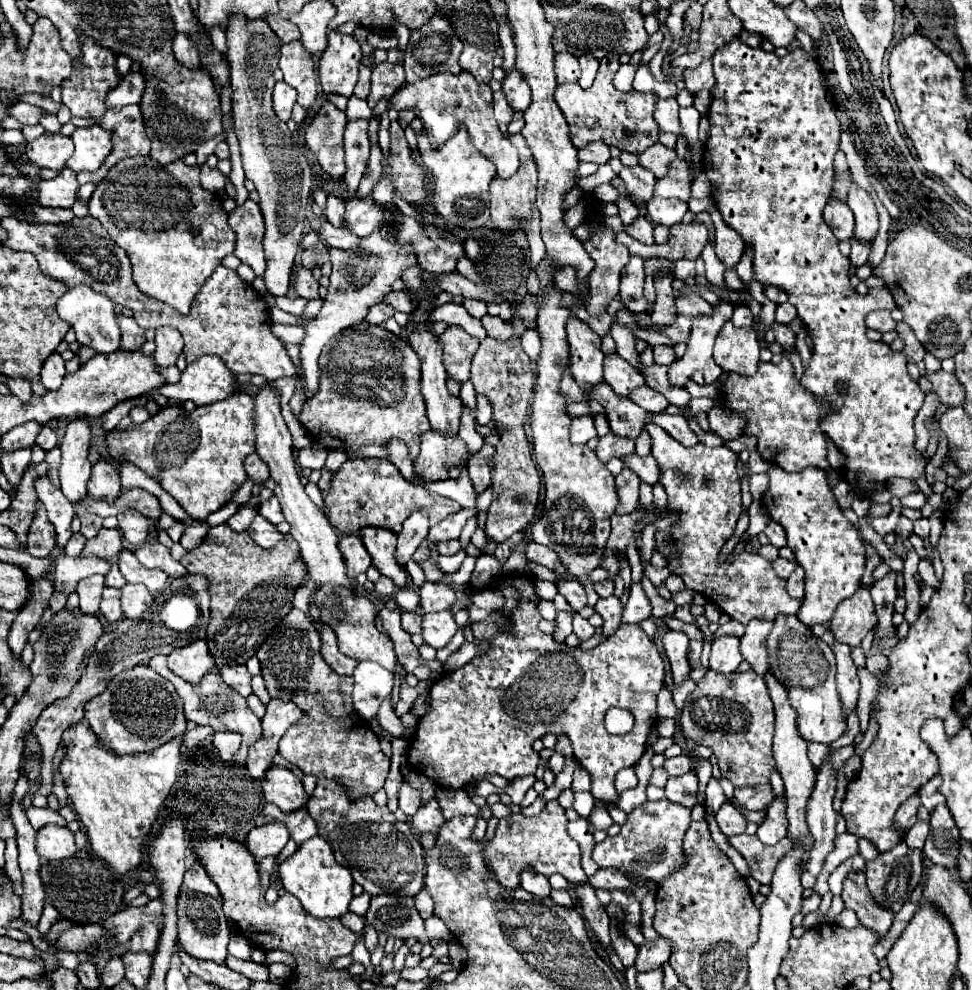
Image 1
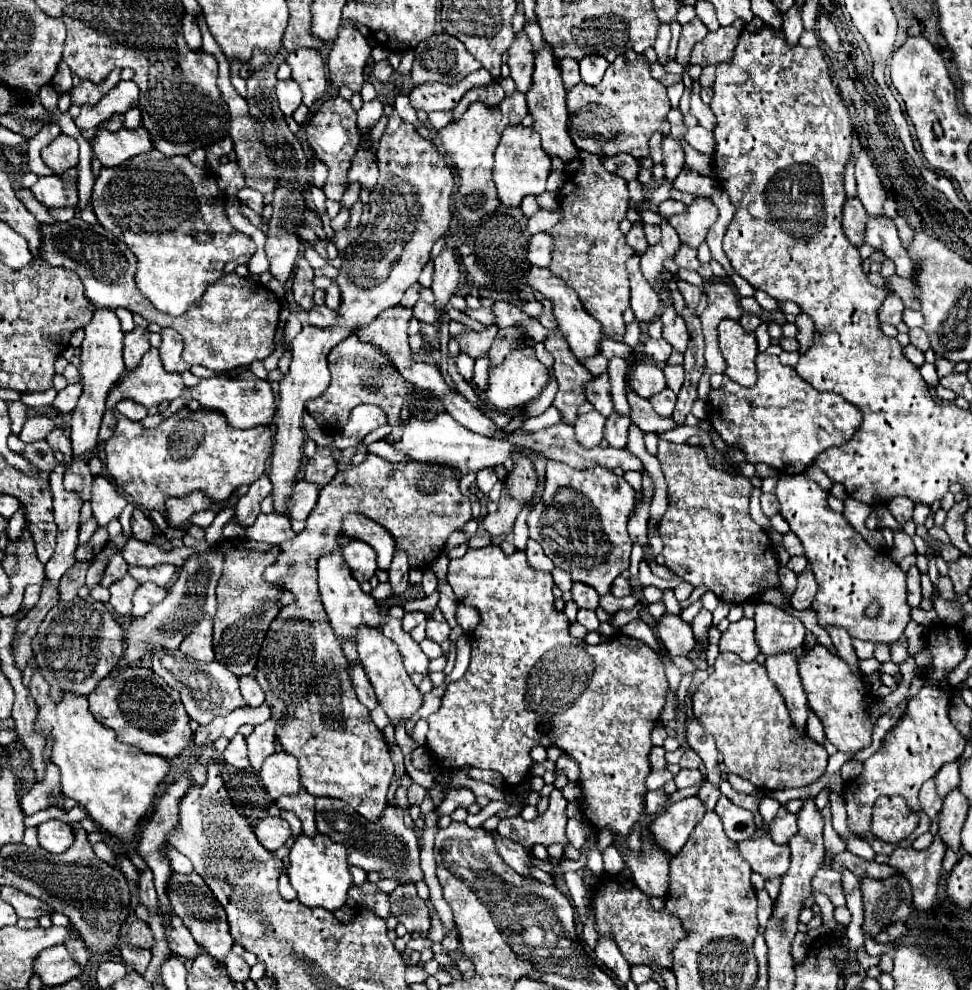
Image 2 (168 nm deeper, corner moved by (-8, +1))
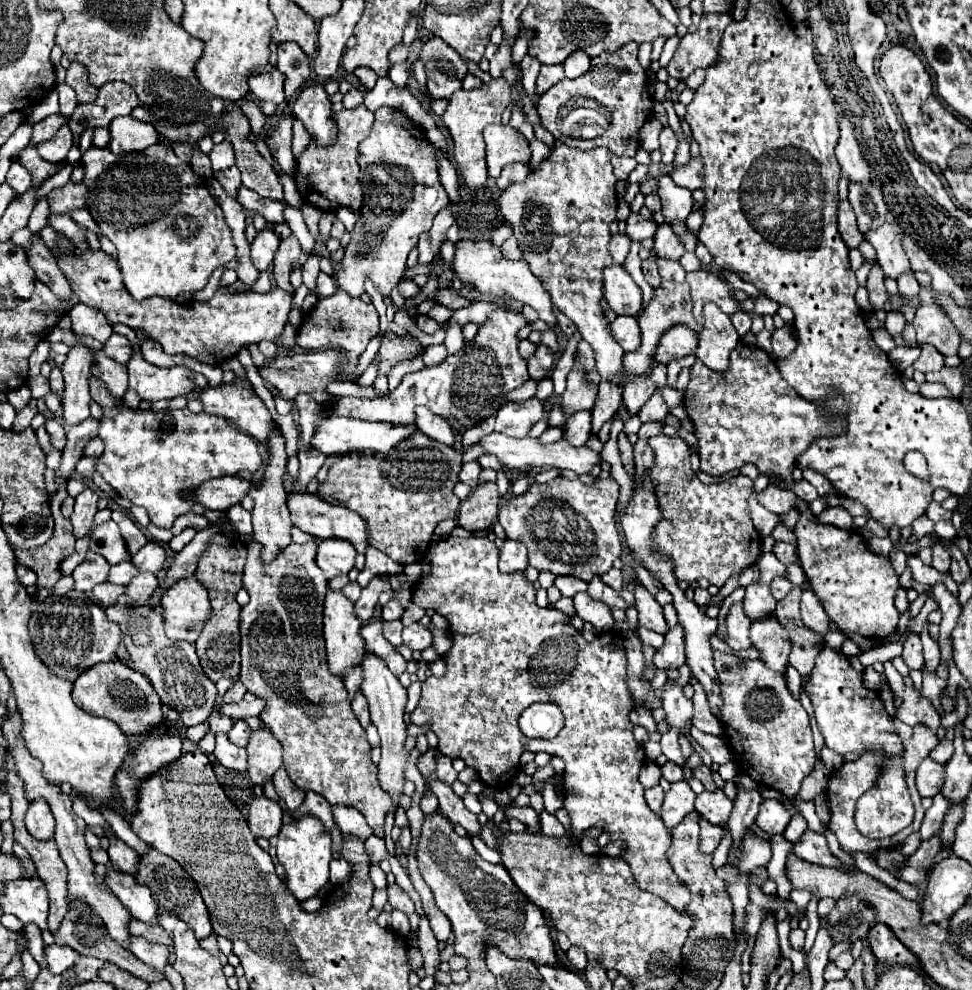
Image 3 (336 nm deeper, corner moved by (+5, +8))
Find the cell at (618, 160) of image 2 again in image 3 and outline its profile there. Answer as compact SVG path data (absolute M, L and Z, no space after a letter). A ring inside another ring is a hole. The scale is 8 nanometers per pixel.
M612 157L612 167L614 167L614 175L618 177L618 179L622 179L622 181L626 181L628 179L628 175L630 175L630 171L636 167L638 163L632 159L632 157Z

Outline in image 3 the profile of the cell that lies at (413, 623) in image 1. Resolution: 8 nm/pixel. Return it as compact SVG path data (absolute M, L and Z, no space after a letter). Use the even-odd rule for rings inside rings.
M390 599L384 607L382 607L382 617L384 621L394 621L394 619L400 619L404 613L402 605L396 601L396 599Z

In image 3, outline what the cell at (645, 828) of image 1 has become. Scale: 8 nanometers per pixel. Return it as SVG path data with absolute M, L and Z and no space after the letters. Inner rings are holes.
M686 781L672 783L670 791L664 797L664 805L660 811L660 817L664 819L668 829L674 829L686 817L686 813L694 811L694 797L696 795Z

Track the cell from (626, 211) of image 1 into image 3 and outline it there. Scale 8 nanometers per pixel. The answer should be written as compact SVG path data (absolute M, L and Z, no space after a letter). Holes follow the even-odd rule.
M620 233L612 235L612 241L610 241L610 245L608 245L608 251L610 251L614 263L618 263L618 265L624 263L624 259L626 259L626 255L628 255L628 249L630 249L630 243L632 243L632 241L630 241L626 235L620 235Z

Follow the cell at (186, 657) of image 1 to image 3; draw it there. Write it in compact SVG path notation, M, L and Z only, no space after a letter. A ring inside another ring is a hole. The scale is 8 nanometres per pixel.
M186 577L168 587L162 595L164 629L170 639L196 643L202 625L212 615L208 591L196 577Z

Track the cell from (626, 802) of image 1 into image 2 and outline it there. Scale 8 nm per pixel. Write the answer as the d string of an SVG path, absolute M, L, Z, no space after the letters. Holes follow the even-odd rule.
M655 790L655 792L647 792L645 794L645 812L647 814L655 814L661 806L663 806L663 802L665 802L665 794L663 794L663 790Z

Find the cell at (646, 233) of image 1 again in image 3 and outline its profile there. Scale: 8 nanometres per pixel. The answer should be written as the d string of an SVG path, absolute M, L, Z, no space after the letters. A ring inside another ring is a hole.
M630 213L626 219L626 235L632 241L642 241L646 237L652 237L656 233L658 225L654 219L642 219L638 213Z

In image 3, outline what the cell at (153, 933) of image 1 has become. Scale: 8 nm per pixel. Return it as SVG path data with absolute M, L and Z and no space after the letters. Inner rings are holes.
M108 833L106 835L110 839L110 849L108 849L108 855L110 855L110 861L114 867L118 867L120 871L126 871L130 875L136 873L136 865L138 865L138 855L134 849L130 849L126 843L122 843L114 833Z

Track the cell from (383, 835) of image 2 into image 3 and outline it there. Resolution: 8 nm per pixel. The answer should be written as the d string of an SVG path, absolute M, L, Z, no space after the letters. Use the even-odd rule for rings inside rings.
M306 791L306 799L304 799L302 807L298 807L298 817L302 817L302 815L314 815L314 817L318 817L324 823L326 831L330 831L334 827L332 805L322 795L318 795L314 791Z

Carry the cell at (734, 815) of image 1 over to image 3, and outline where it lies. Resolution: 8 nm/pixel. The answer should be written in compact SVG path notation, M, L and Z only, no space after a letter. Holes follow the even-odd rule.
M702 791L696 795L696 811L712 825L724 825L732 811L732 801L722 791Z

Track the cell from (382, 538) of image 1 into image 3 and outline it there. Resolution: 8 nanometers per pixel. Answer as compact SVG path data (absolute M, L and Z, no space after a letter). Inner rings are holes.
M288 493L288 507L290 507L290 515L292 515L292 523L302 529L304 533L310 533L318 539L344 539L350 541L358 553L364 553L368 547L368 539L366 539L366 523L360 519L360 515L356 515L354 511L346 509L346 507L334 507L322 499L318 499L316 495L310 493Z

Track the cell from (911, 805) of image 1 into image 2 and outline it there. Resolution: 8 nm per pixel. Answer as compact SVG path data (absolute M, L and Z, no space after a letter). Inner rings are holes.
M927 780L921 790L919 790L919 804L921 804L921 810L929 816L929 818L935 818L943 806L943 800L935 794L935 780Z

